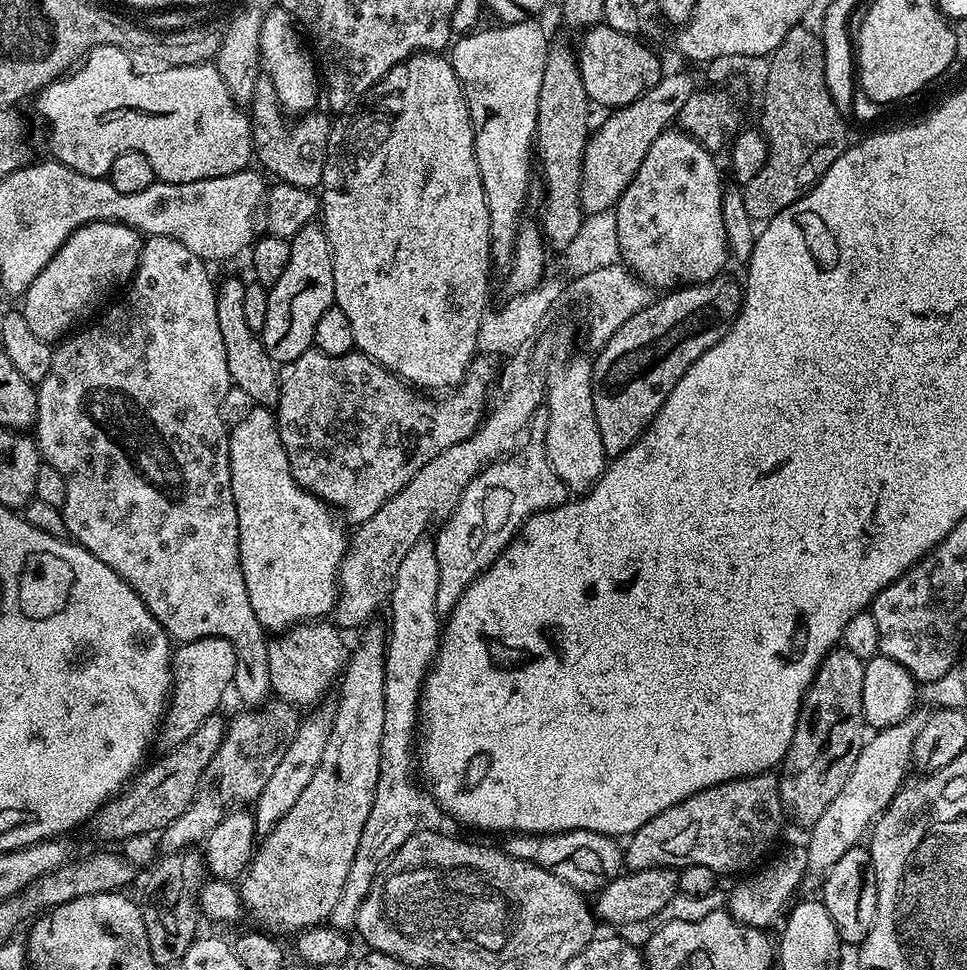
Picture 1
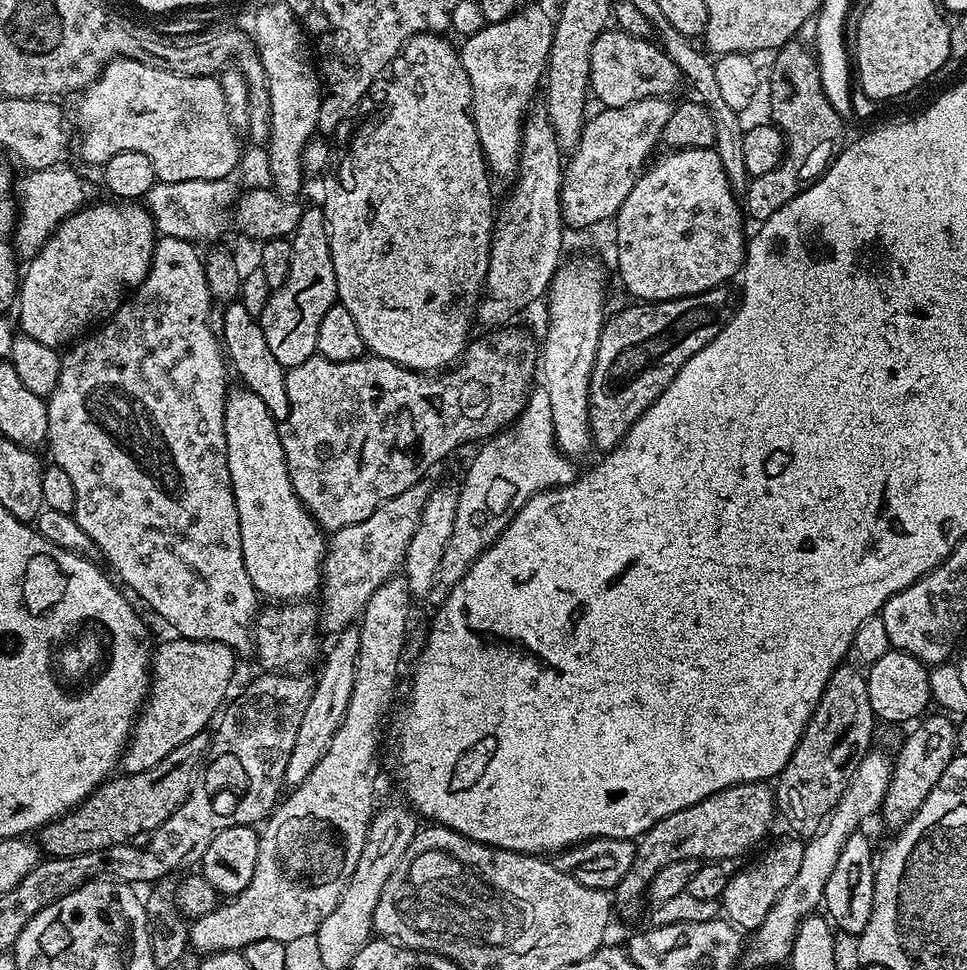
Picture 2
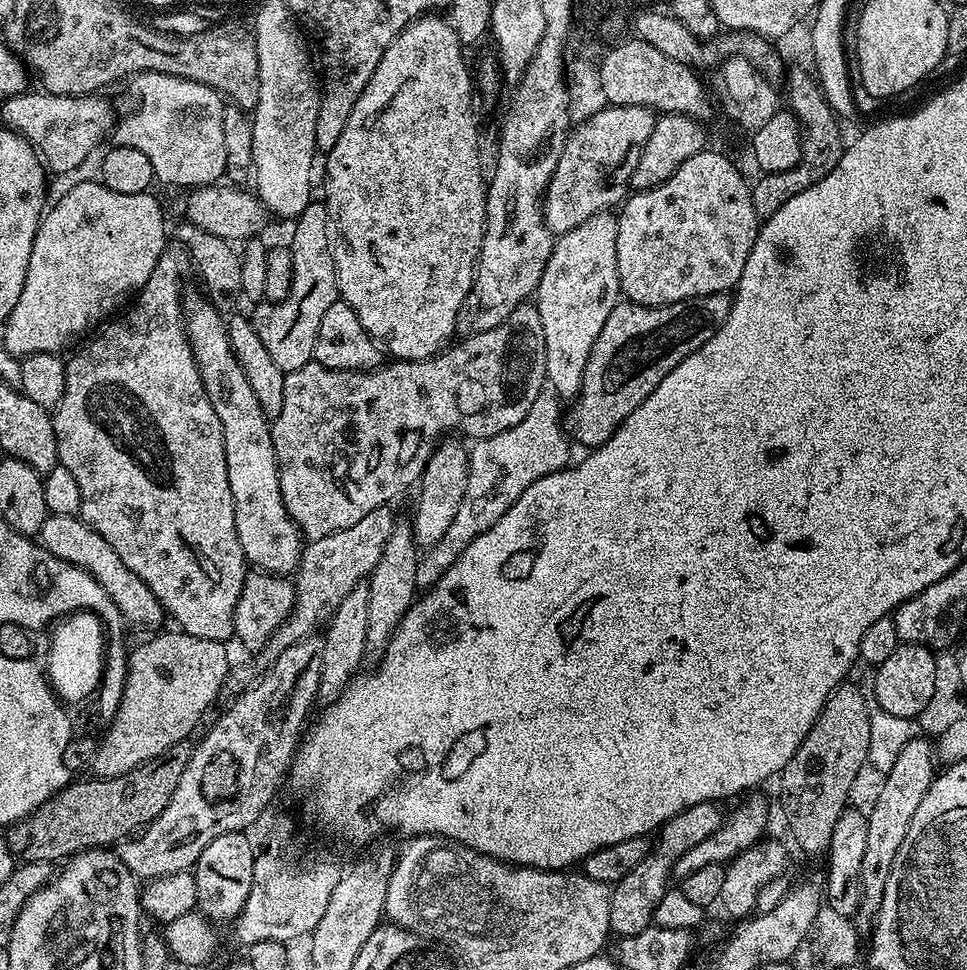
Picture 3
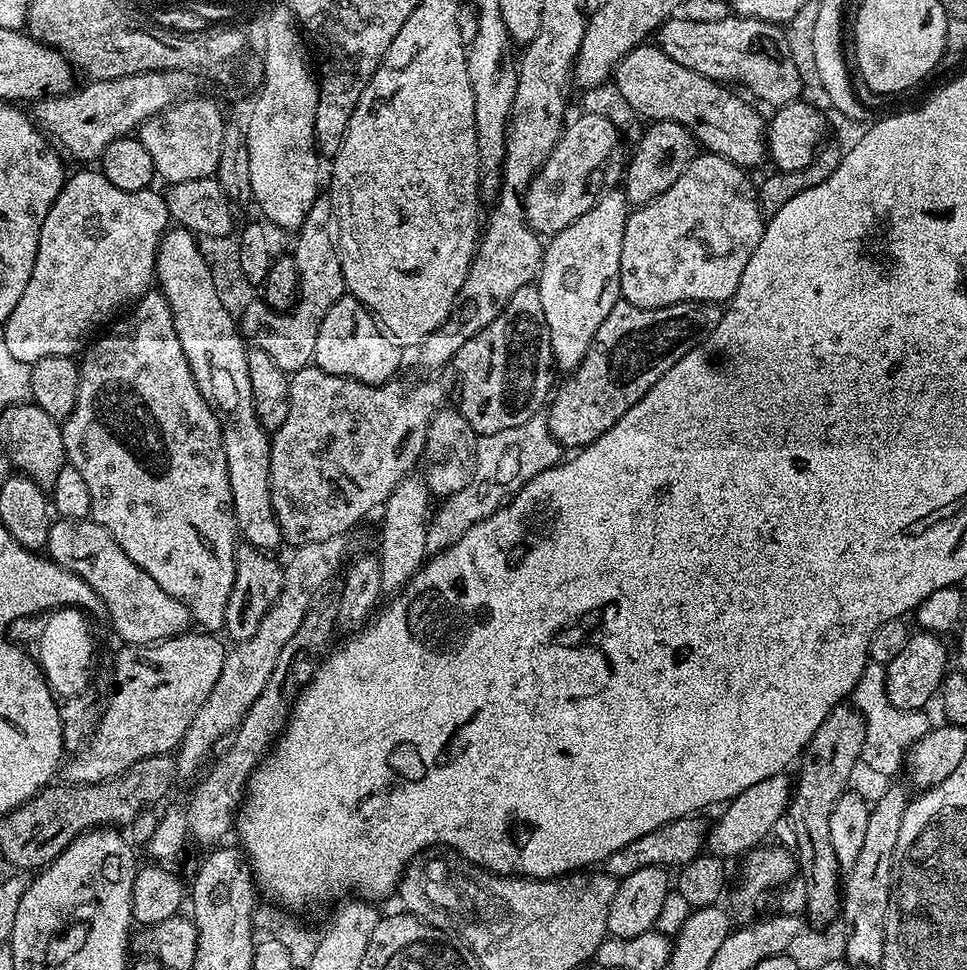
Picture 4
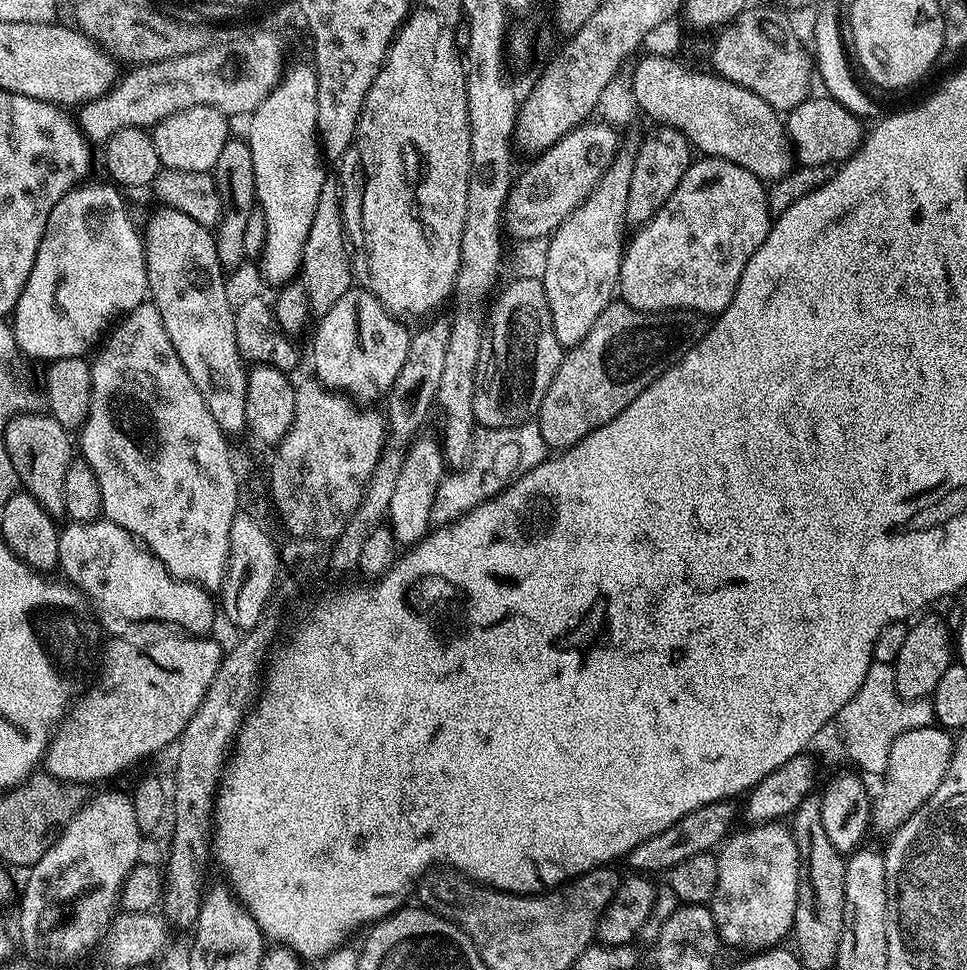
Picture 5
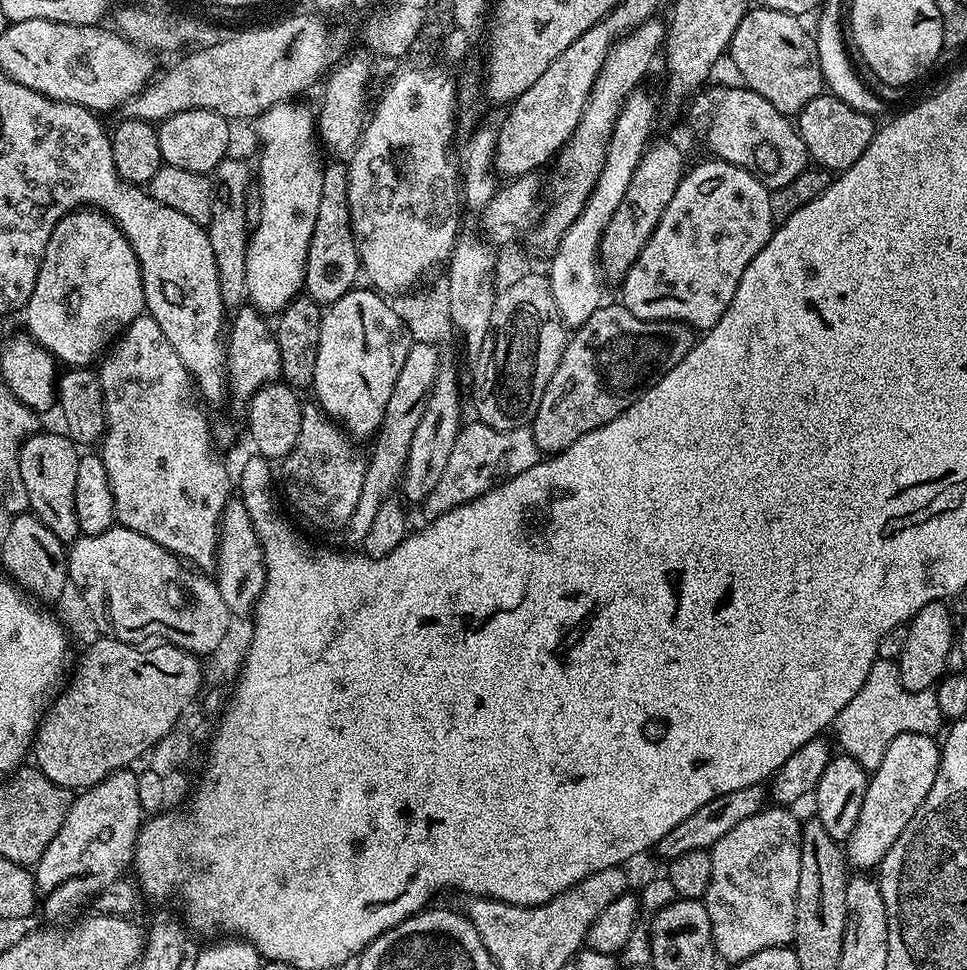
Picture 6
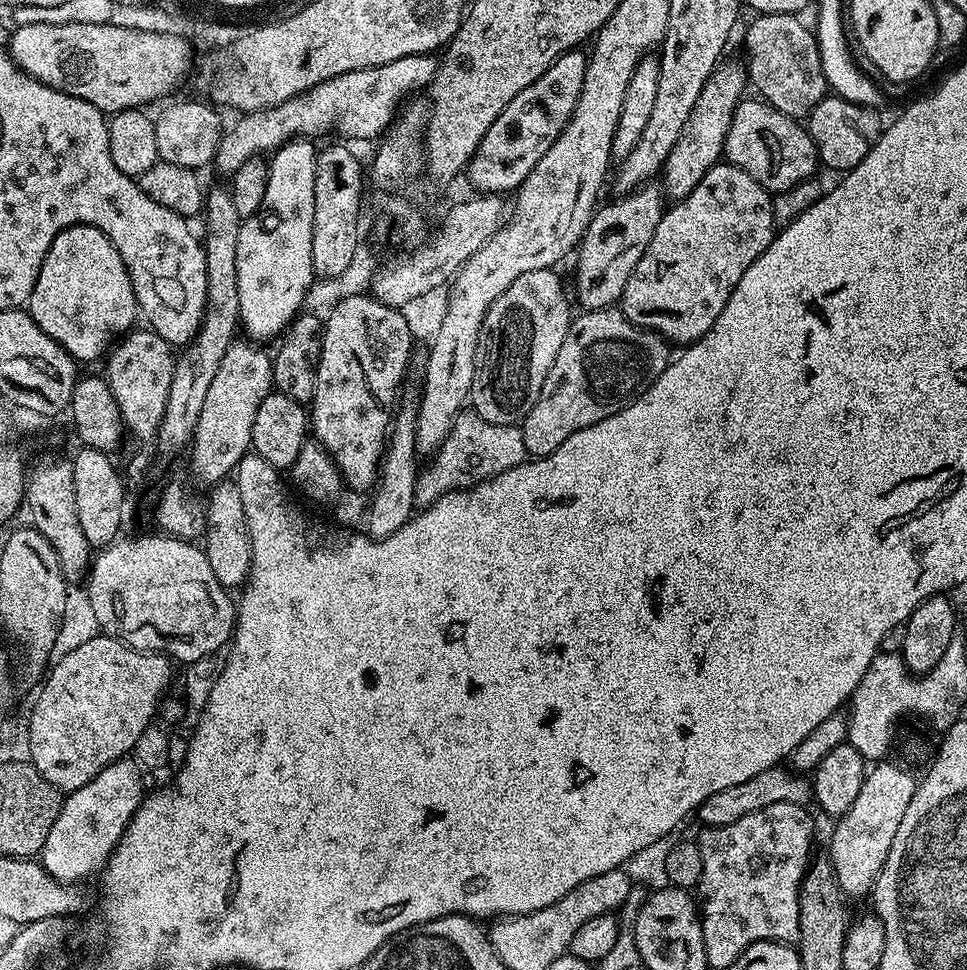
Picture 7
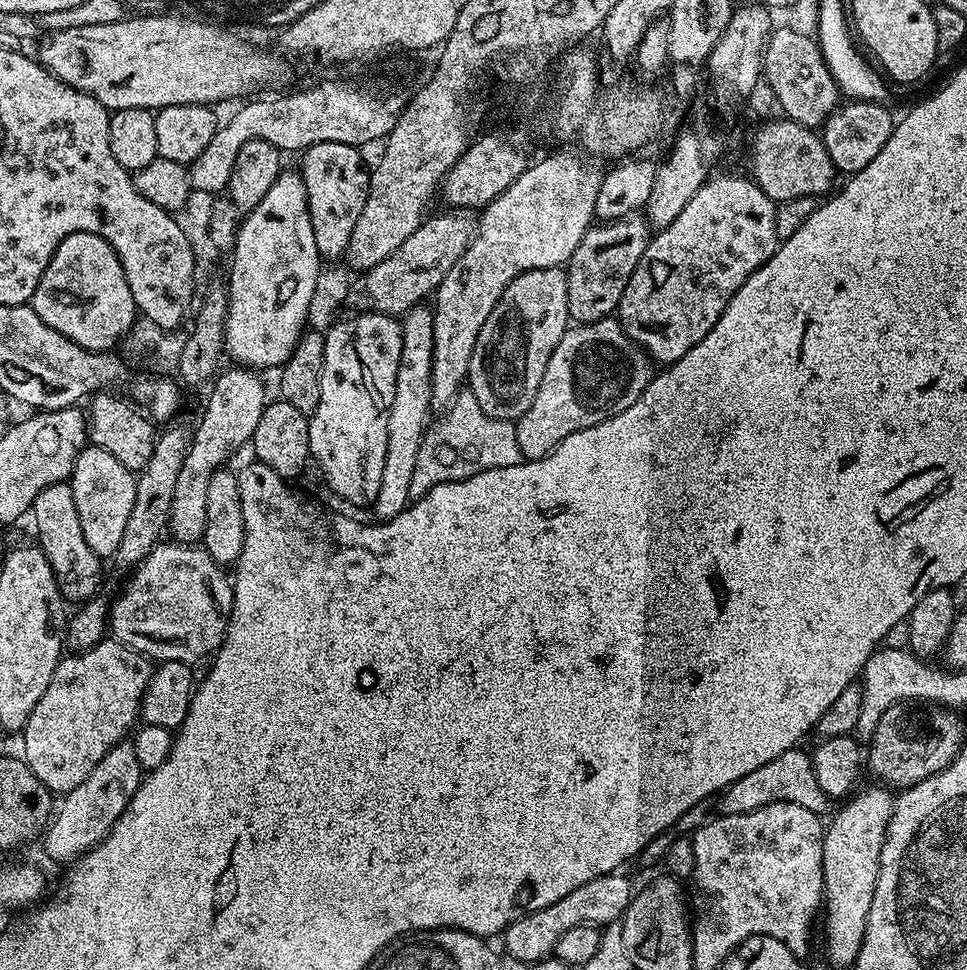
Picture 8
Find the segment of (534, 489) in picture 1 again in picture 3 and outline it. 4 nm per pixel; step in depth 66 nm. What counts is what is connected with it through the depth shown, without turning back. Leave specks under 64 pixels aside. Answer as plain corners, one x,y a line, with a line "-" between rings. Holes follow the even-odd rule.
545,386
534,398
534,406
530,406
530,414
518,422
518,426
510,426
510,430
502,430
502,434
494,434
485,440
477,440
471,445
468,458
468,485
462,498
462,506
458,506
458,514
446,529
446,534
433,548
427,549
428,556
419,561
418,568
431,578
439,578
454,566
454,562
464,553
466,546
478,538
486,530
498,522
506,510
538,478
551,472
559,472
569,467
568,444
565,425
562,423
562,401
554,389

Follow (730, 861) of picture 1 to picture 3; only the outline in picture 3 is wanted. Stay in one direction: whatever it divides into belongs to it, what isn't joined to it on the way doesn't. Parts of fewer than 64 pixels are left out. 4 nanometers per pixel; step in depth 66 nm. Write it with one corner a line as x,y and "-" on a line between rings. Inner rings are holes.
712,802
690,806
660,825
655,837
656,844
654,840
646,858
642,858
642,862
638,862
638,866
634,866
634,870
630,870
626,878
611,885
610,926
617,937
642,934
642,930
653,927
656,914
660,910
662,894
670,890
670,873
674,862
678,862
678,858
682,858
682,854
686,854
690,846
698,846
698,842
709,840
720,828
722,814
720,816
716,808
719,807

